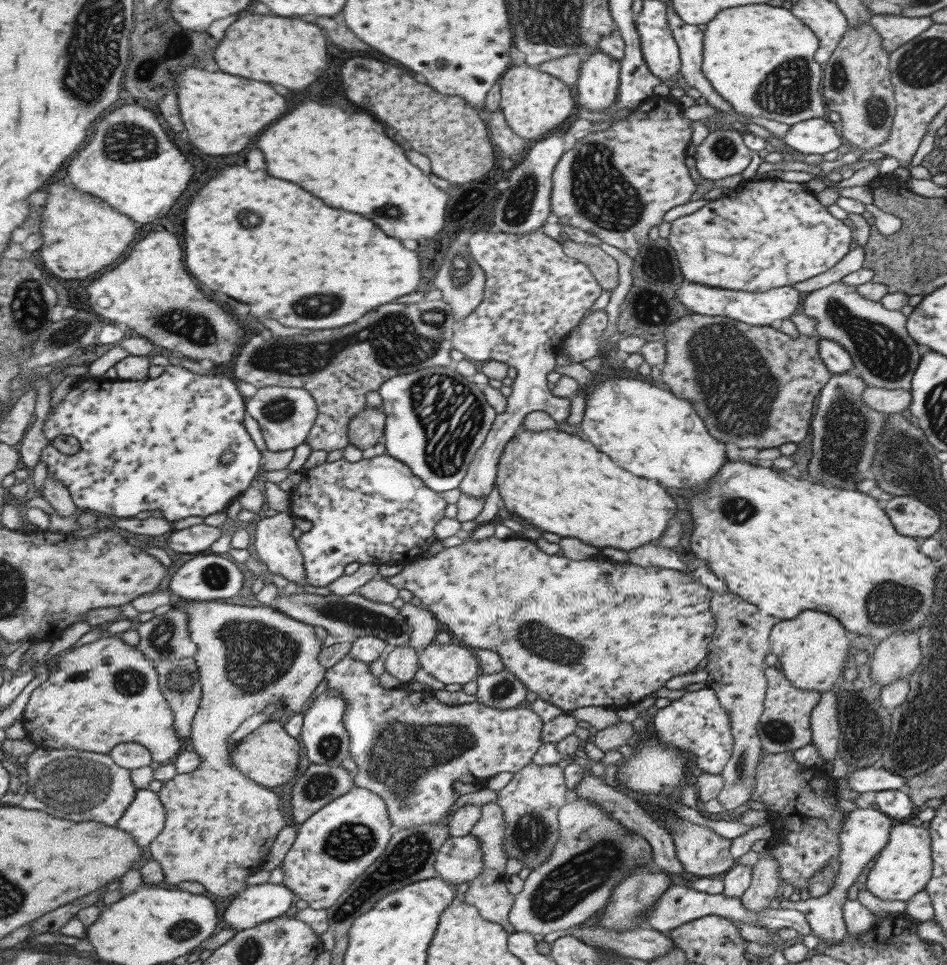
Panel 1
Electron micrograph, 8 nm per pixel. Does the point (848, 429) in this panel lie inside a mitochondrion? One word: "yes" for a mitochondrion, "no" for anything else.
yes

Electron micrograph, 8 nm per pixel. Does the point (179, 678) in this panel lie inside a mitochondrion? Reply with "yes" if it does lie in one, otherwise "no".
yes

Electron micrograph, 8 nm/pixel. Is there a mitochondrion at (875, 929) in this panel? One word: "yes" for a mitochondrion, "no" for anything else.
no

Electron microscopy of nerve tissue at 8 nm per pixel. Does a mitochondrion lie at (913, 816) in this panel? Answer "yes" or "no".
no

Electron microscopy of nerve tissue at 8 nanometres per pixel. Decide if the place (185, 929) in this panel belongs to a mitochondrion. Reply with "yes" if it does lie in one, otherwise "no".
yes

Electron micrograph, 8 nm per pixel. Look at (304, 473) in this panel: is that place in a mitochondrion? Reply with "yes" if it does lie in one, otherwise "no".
no

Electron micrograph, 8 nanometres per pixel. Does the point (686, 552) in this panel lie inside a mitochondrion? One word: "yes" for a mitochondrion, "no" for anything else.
no

